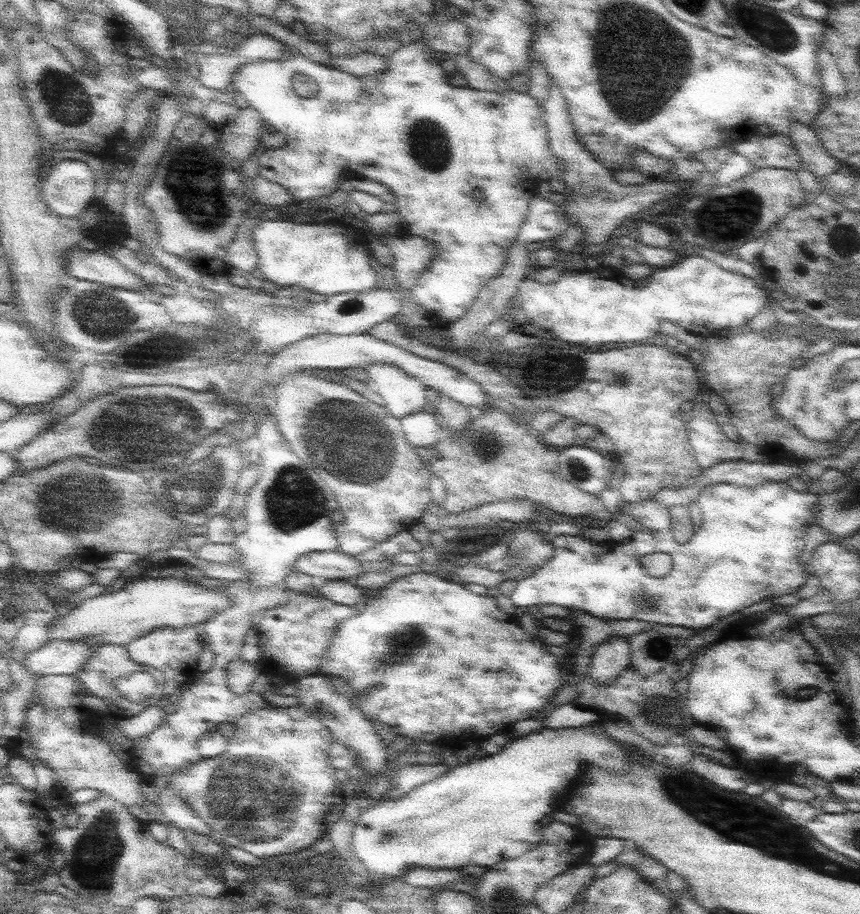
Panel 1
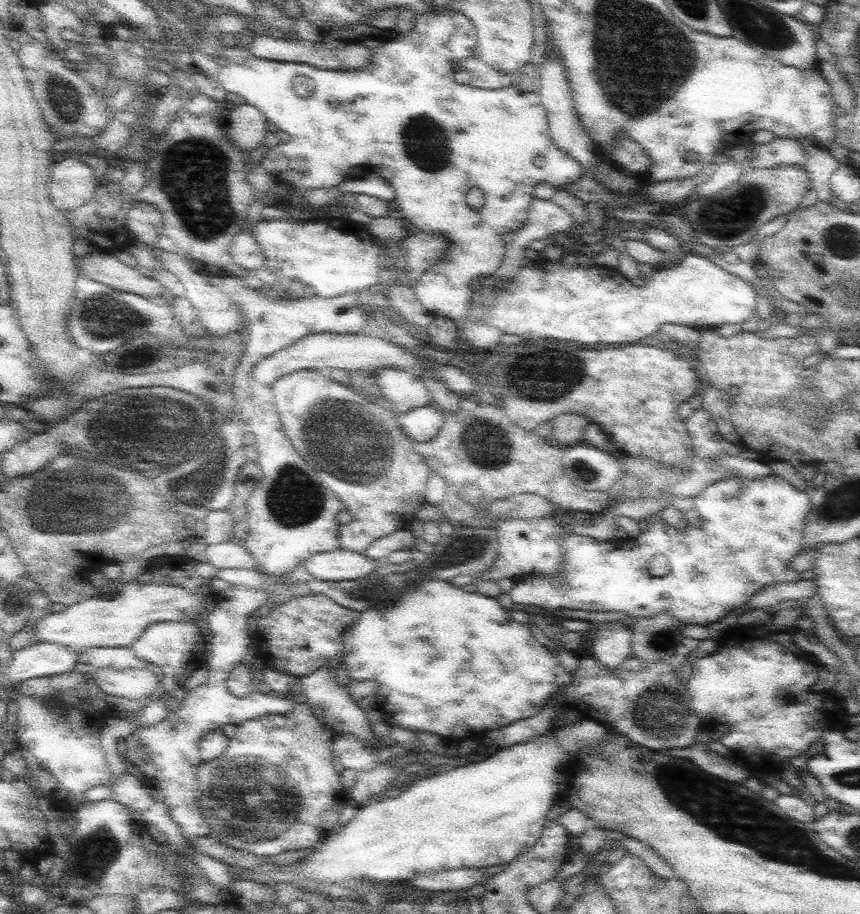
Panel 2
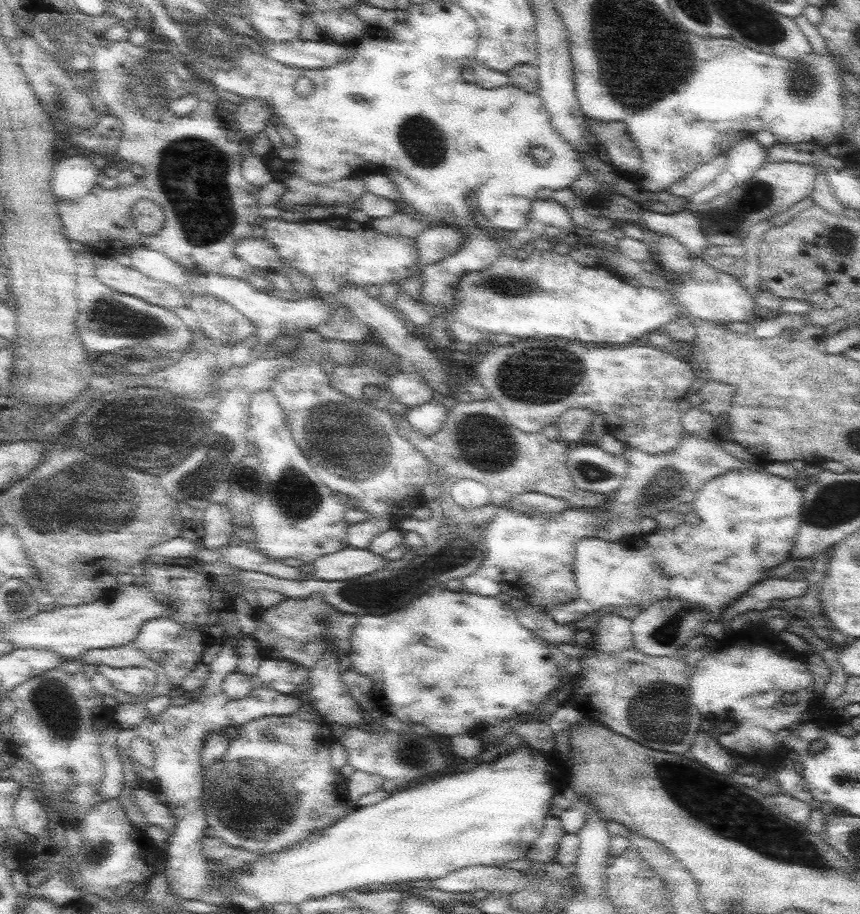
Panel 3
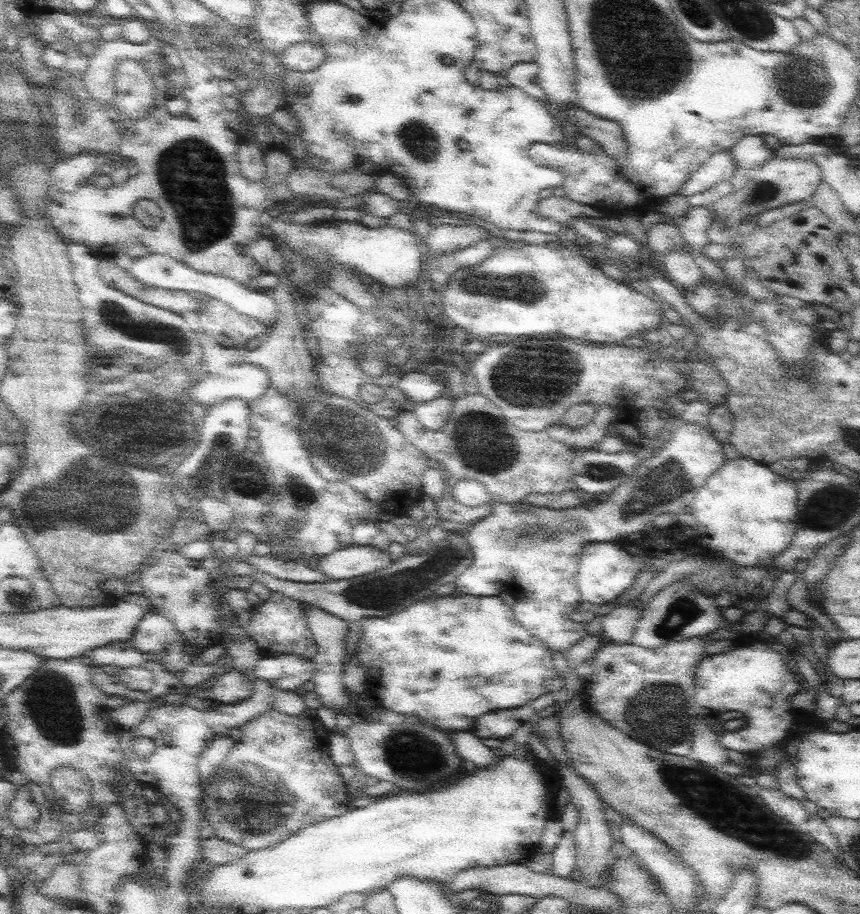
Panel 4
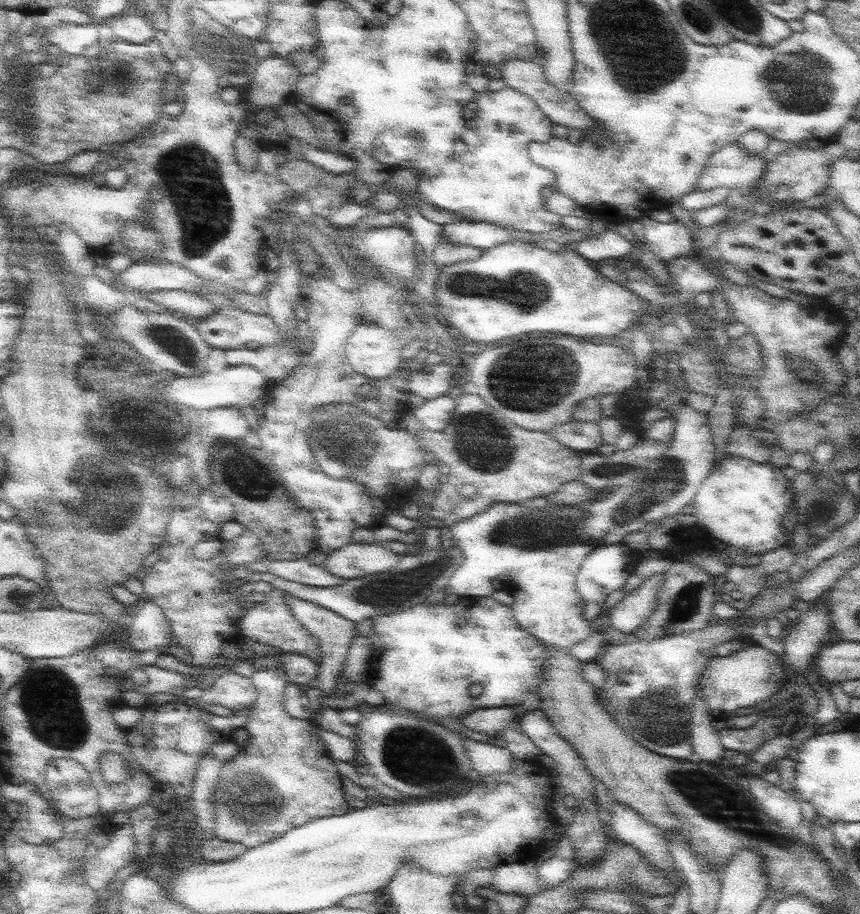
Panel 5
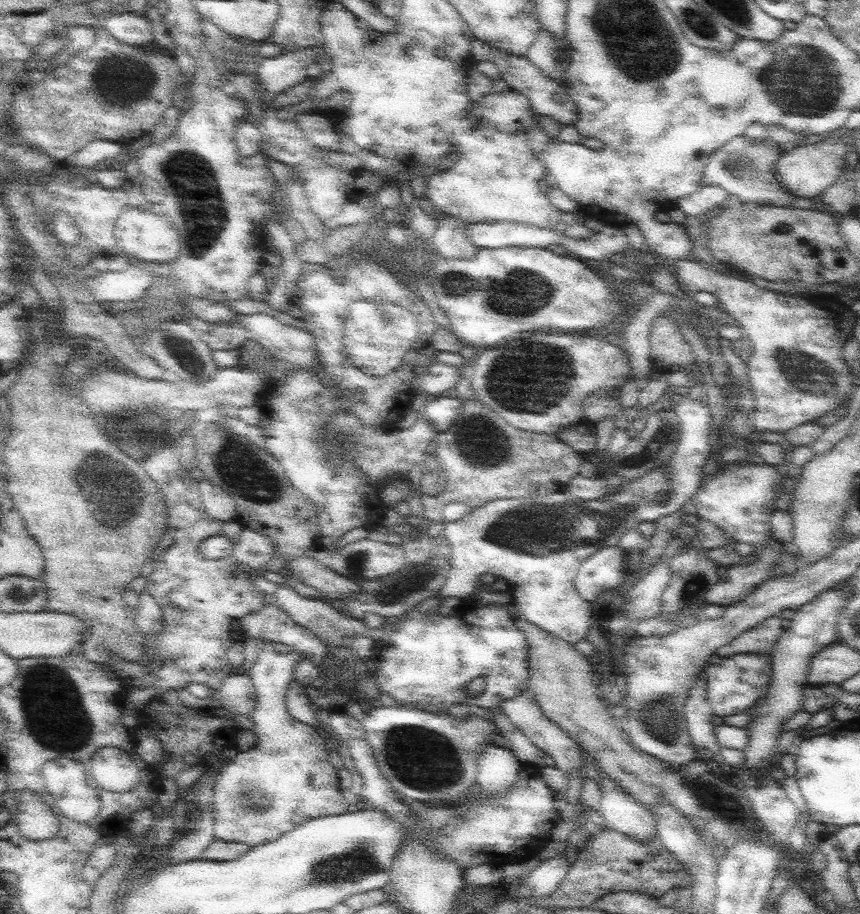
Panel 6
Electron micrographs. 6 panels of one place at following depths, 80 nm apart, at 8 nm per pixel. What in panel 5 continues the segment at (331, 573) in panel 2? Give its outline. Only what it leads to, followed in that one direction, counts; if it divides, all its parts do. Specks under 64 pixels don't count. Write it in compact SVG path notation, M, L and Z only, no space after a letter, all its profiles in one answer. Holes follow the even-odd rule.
M356 542L327 555L324 566L334 576L350 580L392 570L400 562L401 556L394 553L387 543Z

